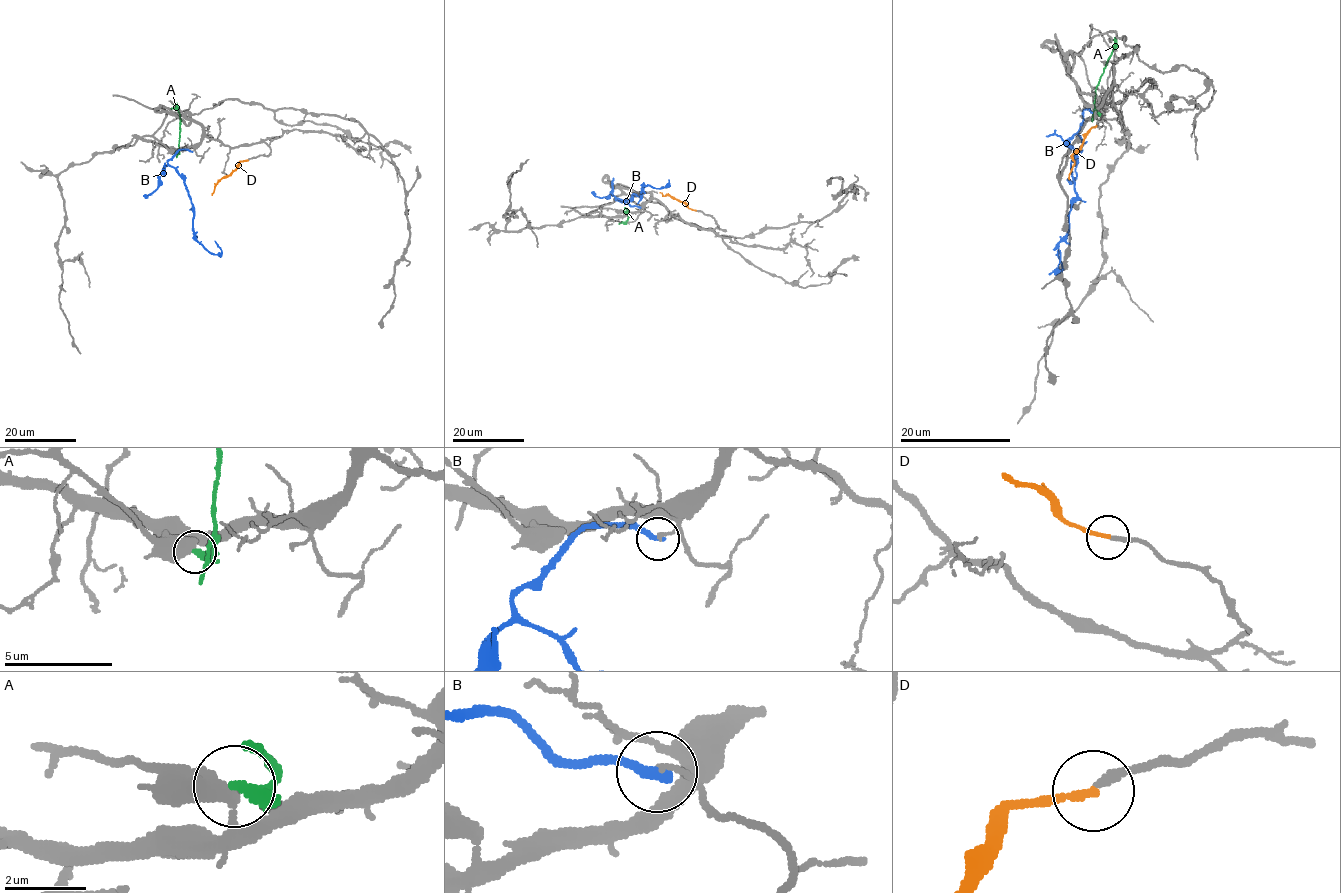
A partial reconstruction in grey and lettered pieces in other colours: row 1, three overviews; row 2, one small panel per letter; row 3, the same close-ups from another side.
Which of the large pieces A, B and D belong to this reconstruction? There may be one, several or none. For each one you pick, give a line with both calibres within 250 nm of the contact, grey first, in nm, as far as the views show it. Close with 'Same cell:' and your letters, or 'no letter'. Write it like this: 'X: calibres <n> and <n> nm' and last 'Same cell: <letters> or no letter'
D: calibres 190 and 170 nm
Same cell: D

